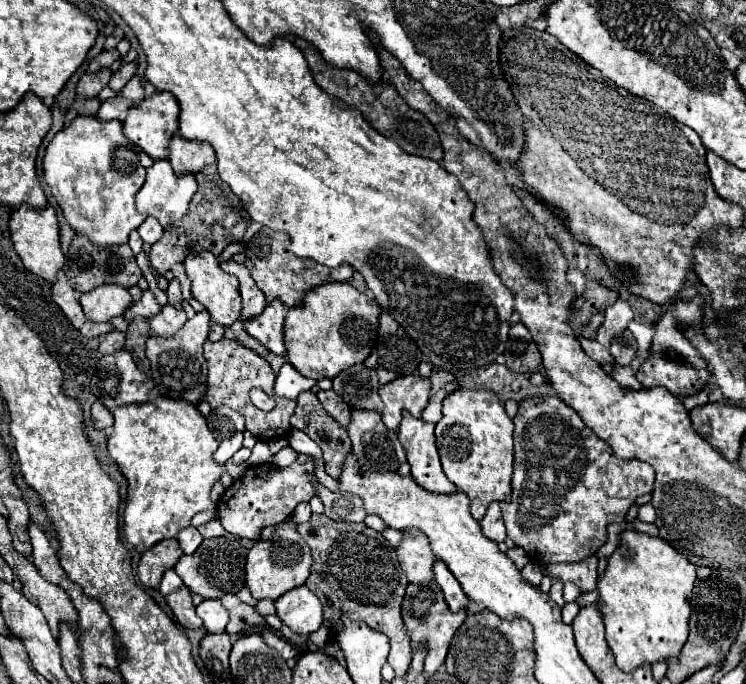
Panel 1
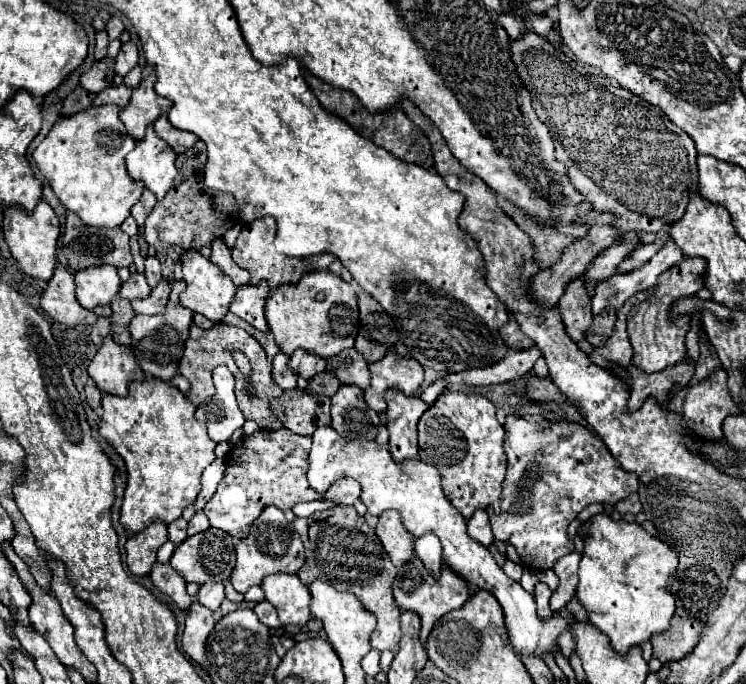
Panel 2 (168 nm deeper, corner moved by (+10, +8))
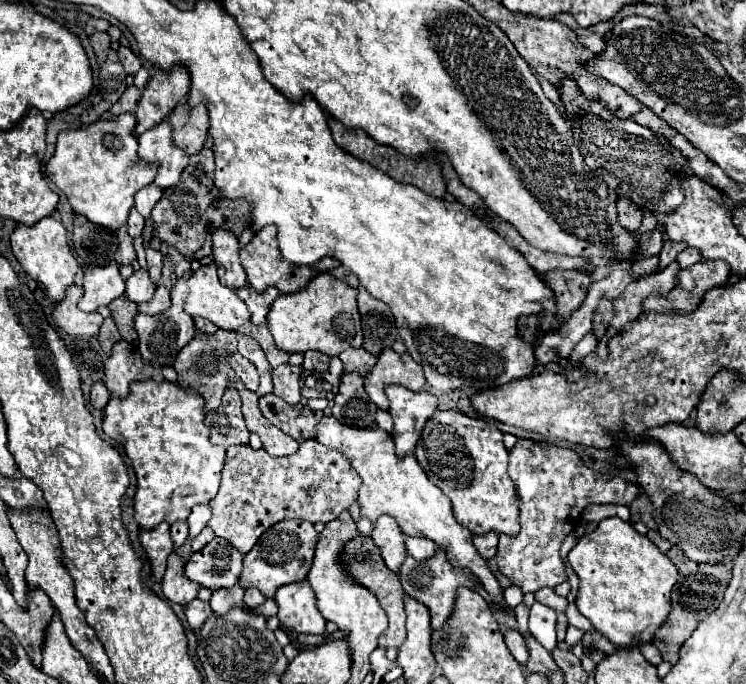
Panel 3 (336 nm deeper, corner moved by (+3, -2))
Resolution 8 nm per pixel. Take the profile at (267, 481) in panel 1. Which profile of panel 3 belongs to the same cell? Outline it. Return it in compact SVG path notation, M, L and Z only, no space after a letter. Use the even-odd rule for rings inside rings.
M315 438L301 442L297 454L285 458L269 458L265 450L251 450L249 446L229 446L221 490L217 498L209 502L213 516L207 526L215 536L227 540L245 554L269 526L281 520L299 518L313 524L331 522L357 500L359 488L361 478L347 456L319 444ZM309 488L315 488L313 496L309 496Z

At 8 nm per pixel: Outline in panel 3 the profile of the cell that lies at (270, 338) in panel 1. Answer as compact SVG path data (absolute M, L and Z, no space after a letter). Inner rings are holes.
M245 284L243 288L237 290L237 296L247 304L249 312L251 312L251 322L257 324L257 326L261 326L261 324L265 324L267 310L273 304L273 300L279 296L279 290L273 288L273 286L269 286L263 292L257 292L257 290L253 290L253 286Z

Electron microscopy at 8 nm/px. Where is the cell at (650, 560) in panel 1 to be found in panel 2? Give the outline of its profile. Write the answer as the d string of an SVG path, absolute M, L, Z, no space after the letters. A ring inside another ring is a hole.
M598 514L584 524L586 548L580 560L580 582L576 596L588 612L588 620L610 638L610 646L618 654L626 654L632 646L650 640L654 634L666 632L676 612L674 596L668 588L672 570L678 568L678 556L656 536L650 536L636 522L614 522L608 514Z

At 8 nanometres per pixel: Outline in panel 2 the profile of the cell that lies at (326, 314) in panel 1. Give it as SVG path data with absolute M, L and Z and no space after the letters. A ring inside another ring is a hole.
M308 272L302 276L300 282L288 284L282 288L274 288L266 300L266 318L270 332L280 346L280 350L288 356L292 356L296 350L306 350L322 358L336 356L344 348L352 348L356 334L358 334L358 302L356 302L356 292L348 282L344 282L340 276L332 272Z

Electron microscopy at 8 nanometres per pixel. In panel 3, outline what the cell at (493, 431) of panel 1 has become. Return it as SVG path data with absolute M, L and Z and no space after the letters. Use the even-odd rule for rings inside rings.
M475 420L469 426L449 426L427 422L415 446L415 456L425 474L453 502L455 518L473 534L507 534L519 532L517 492L507 474L507 448L503 434L485 420Z

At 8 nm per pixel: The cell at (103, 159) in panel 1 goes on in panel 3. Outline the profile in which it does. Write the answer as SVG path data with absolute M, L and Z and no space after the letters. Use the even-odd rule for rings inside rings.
M129 112L129 114L119 114L113 120L97 120L95 124L89 124L89 126L79 128L79 130L65 130L57 136L55 154L51 156L45 174L67 196L69 204L73 206L73 212L87 216L97 226L115 228L115 226L125 224L129 210L133 208L135 192L141 190L141 186L147 186L149 182L153 182L153 178L157 174L155 164L147 166L147 168L139 166L137 138L133 134L135 126L137 126L135 114Z

